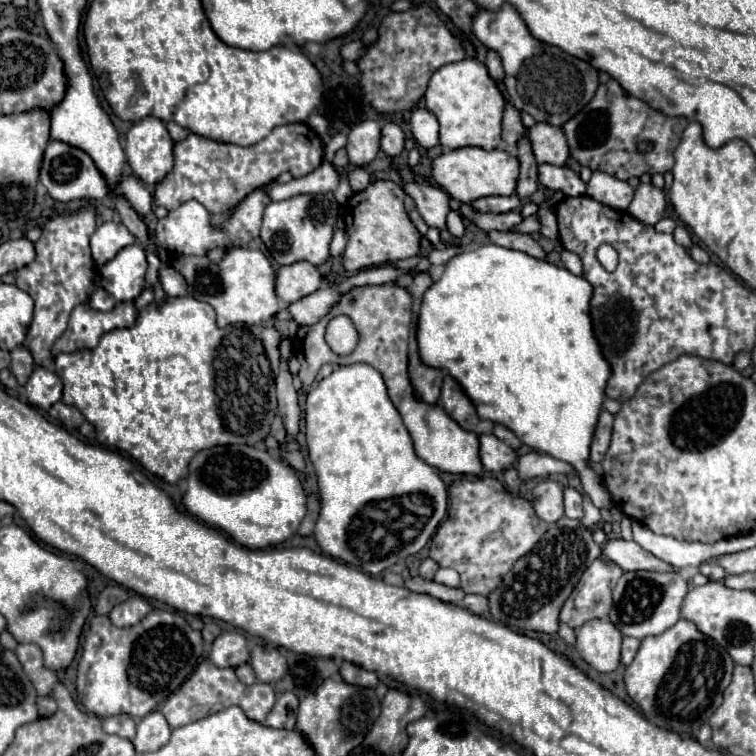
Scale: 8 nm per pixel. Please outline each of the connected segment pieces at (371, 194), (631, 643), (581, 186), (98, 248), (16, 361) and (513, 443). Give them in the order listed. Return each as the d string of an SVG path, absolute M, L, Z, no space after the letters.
M374 181L364 191L354 193L350 197L350 201L344 207L344 223L346 223L346 233L348 233L348 245L346 245L342 259L344 259L346 271L358 271L362 267L372 267L372 265L380 265L380 263L394 263L400 259L414 257L418 253L420 233L412 225L410 217L404 211L404 205L402 205L404 197L406 197L406 193L394 181Z
M624 637L622 641L622 665L630 665L638 653L638 647L640 647L640 641L634 639L634 637Z
M538 165L538 179L550 191L562 191L566 197L580 197L586 193L586 183L566 165Z
M106 221L102 223L90 237L90 249L92 249L92 259L98 267L108 263L116 253L128 245L136 243L136 237L116 221Z
M18 345L16 349L12 349L12 367L10 367L10 371L14 373L14 377L18 379L20 385L24 385L28 381L32 369L34 369L32 353L24 345Z
M496 425L496 427L494 427L494 435L496 435L500 441L504 441L506 445L510 445L512 449L520 449L520 447L522 447L520 439L518 439L510 429L506 429L504 425Z

